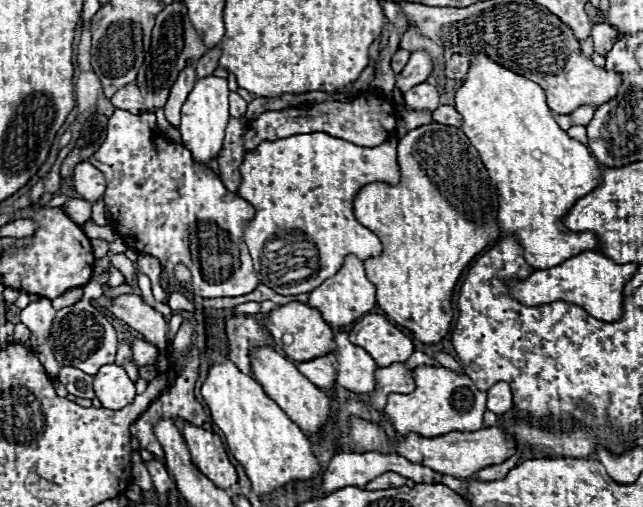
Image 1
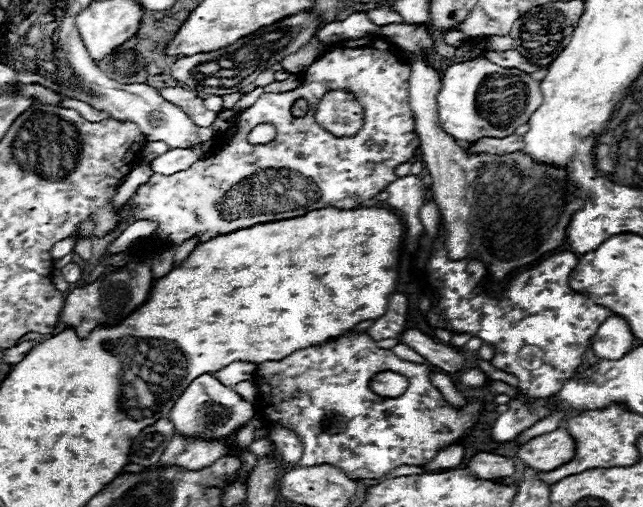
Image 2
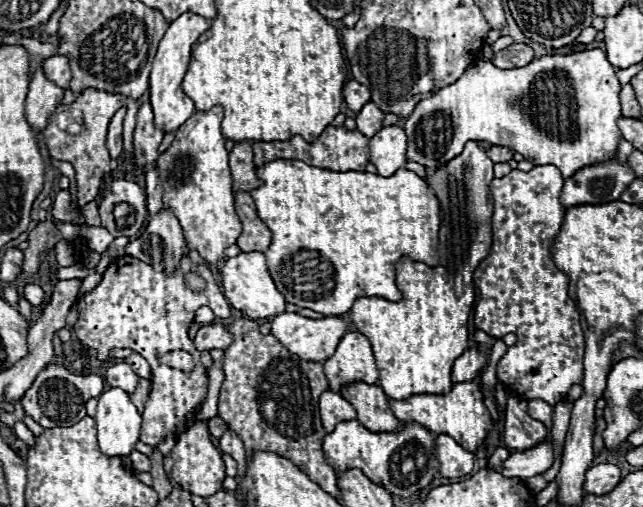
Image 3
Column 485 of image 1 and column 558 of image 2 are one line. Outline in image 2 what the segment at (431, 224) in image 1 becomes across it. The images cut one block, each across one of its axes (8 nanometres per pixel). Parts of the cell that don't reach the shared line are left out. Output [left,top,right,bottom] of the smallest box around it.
[410,58,584,286]

